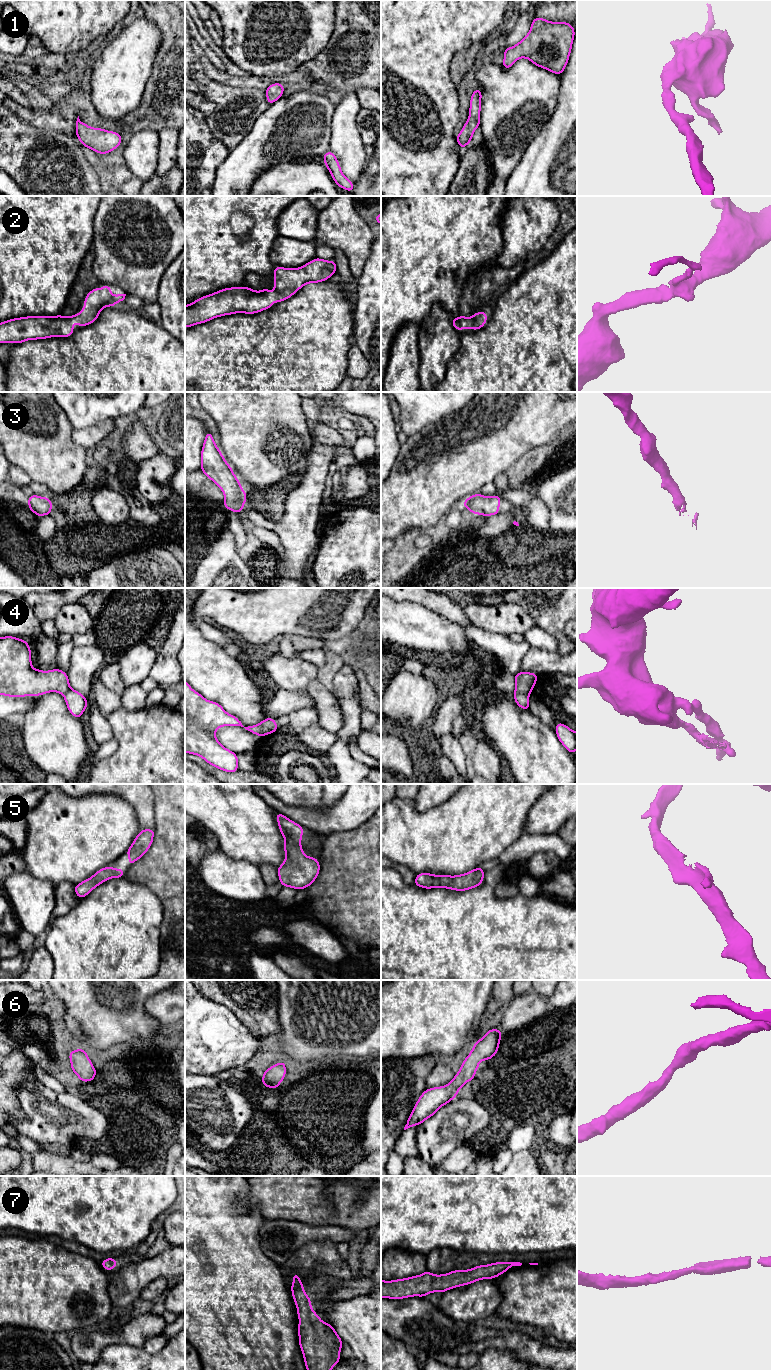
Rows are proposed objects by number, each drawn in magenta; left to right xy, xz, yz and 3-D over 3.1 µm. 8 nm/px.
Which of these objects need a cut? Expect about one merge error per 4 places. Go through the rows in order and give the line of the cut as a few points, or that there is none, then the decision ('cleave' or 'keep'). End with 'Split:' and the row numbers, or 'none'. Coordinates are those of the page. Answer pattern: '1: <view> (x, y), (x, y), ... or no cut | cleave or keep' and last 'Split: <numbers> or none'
1: no cut | keep
2: no cut | keep
3: no cut | keep
4: no cut | keep
5: no cut | keep
6: no cut | keep
7: no cut | keep
Split: none

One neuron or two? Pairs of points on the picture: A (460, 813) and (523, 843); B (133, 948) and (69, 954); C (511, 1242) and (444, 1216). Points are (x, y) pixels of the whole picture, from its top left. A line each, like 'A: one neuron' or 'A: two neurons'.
A: two neurons
B: one neuron
C: one neuron

